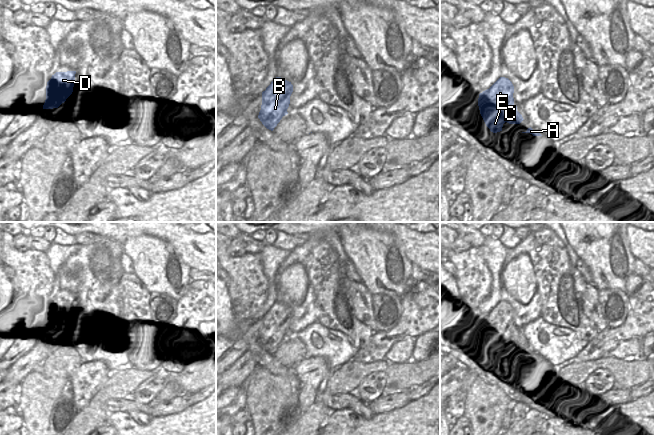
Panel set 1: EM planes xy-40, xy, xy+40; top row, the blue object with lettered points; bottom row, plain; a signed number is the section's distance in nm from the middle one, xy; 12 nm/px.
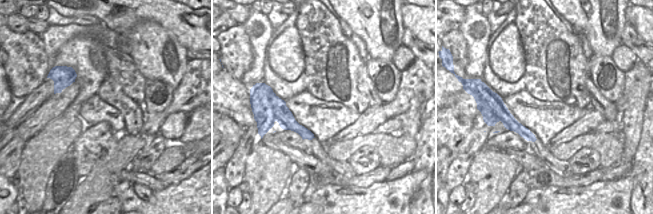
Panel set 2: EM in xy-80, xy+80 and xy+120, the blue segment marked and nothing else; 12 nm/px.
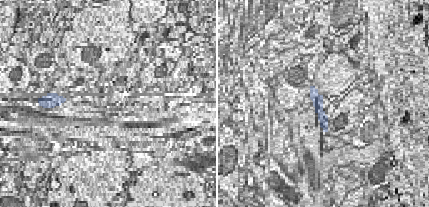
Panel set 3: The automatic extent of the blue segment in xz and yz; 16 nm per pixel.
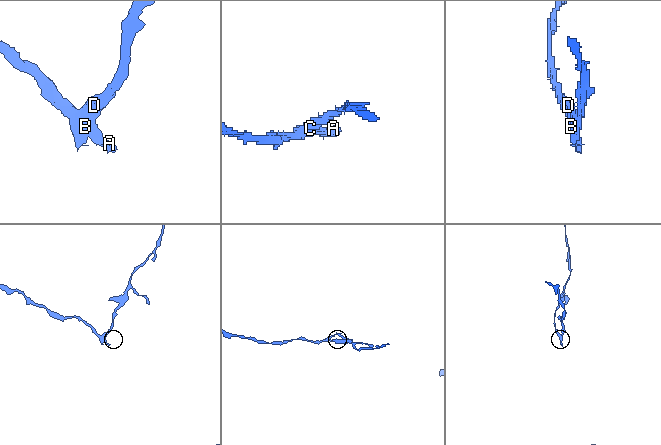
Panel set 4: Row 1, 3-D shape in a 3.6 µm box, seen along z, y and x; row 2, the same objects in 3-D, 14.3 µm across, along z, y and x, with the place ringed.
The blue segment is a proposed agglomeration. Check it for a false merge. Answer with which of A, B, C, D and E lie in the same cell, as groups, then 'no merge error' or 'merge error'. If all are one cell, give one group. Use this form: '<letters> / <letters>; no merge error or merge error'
A / B C D E; merge error

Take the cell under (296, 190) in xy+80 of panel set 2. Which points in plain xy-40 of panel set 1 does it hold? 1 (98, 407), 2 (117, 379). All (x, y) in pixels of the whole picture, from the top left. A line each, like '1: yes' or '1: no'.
1: no
2: no

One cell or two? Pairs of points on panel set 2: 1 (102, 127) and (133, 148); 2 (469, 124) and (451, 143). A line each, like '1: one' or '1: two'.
1: two
2: one

